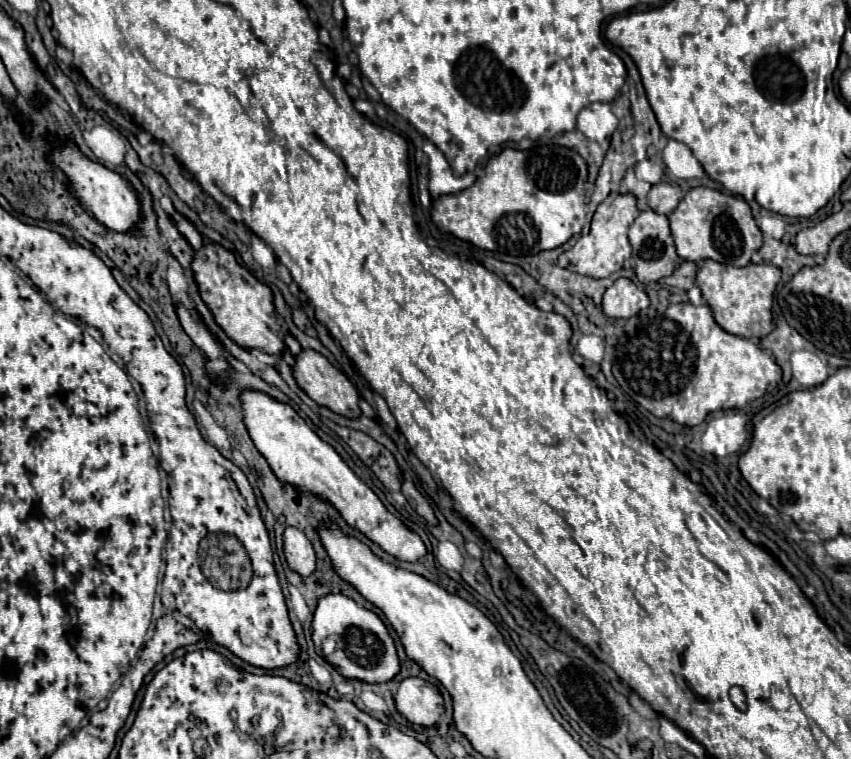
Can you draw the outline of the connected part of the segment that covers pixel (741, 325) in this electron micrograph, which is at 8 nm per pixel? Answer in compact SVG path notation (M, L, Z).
M705 260L699 268L695 285L701 288L705 302L711 306L715 322L729 334L743 338L763 338L773 330L773 294L777 282L781 280L781 270L773 264L747 264L743 268L719 264Z

